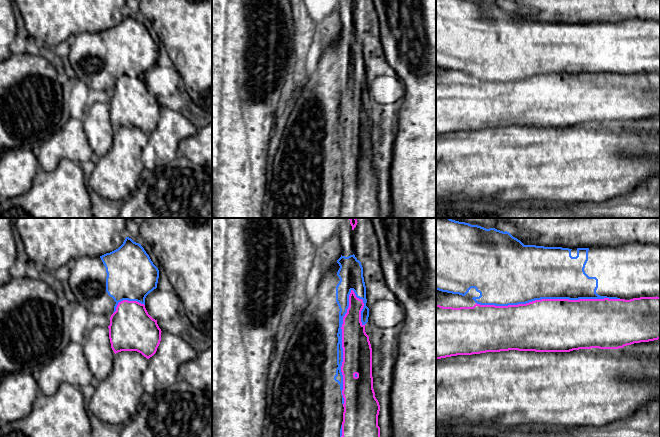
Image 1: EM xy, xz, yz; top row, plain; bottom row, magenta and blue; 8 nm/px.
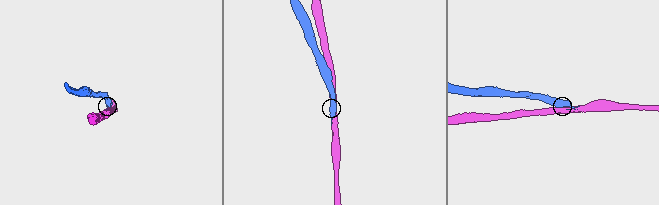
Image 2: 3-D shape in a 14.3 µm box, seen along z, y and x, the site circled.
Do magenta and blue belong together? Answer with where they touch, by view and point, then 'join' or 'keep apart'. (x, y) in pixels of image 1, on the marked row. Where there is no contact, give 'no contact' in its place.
xz (342, 347) | keep apart

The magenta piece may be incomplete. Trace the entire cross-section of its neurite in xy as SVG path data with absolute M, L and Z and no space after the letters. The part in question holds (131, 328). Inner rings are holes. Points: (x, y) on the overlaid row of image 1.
M123 300L110 317L109 339L114 353L137 351L149 359L161 341L157 320L137 301Z

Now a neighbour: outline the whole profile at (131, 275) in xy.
M126 237L116 250L100 257L79 257L70 265L69 285L76 304L82 305L89 314L106 317L116 311L123 300L137 301L145 305L146 296L157 288L159 270L141 244Z

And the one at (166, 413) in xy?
M197 389L144 394L135 417L124 424L120 437L212 437L212 400Z

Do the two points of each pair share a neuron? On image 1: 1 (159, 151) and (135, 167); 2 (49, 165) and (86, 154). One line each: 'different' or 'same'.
1: different
2: same

